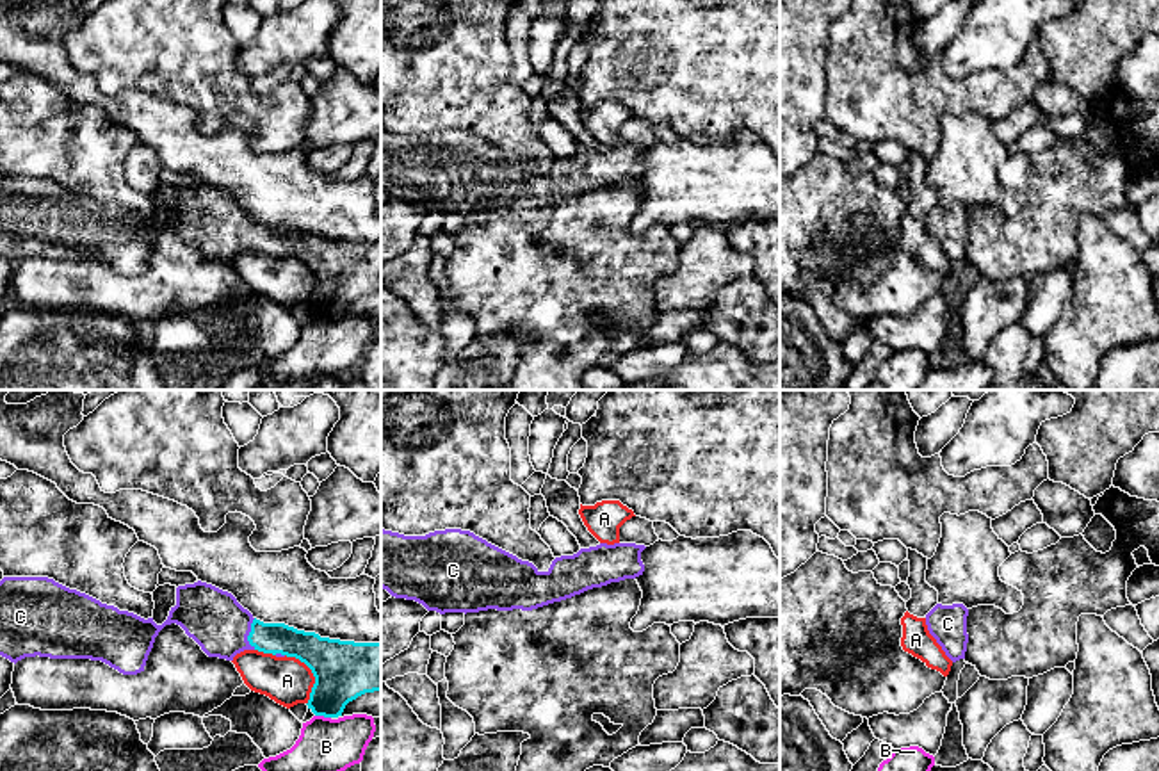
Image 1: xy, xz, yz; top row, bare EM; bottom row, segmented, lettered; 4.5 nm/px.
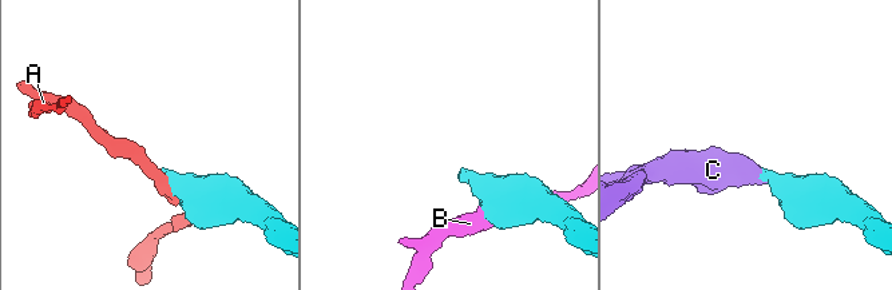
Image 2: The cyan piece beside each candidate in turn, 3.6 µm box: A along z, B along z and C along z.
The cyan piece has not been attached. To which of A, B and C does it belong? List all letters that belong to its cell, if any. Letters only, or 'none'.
C

